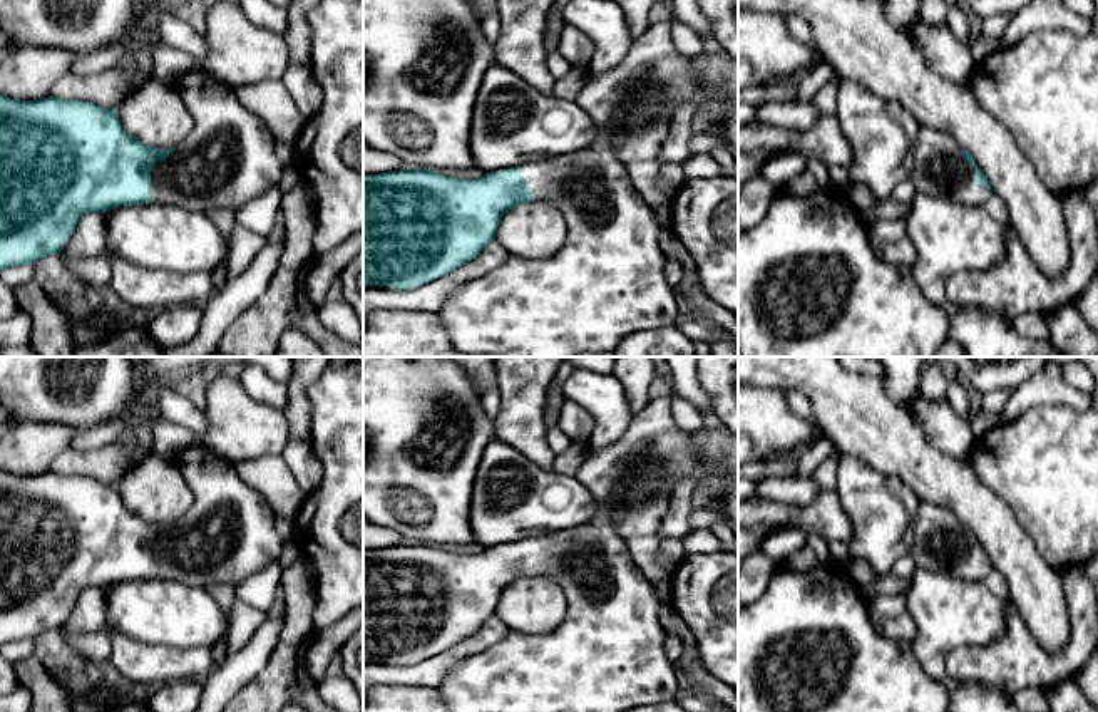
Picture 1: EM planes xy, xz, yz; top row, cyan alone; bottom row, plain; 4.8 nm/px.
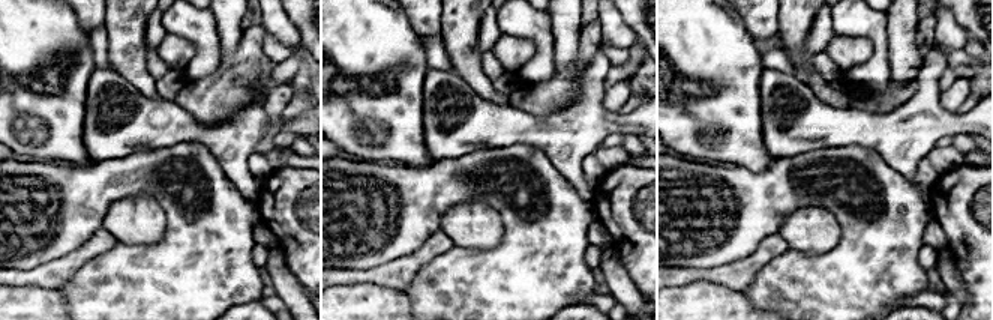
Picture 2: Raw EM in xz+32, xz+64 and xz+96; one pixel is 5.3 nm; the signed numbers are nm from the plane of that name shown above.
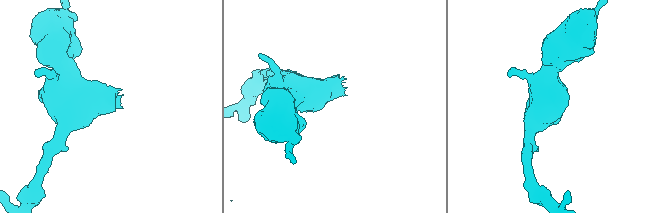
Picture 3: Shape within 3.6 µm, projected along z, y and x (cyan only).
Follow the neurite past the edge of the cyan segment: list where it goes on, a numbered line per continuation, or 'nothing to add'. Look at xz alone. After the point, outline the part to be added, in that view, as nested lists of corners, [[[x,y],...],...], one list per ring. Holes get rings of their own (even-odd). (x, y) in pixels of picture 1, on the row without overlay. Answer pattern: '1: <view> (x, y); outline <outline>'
1: xz (608, 655); outline [[[658,397],[651,399],[644,405],[644,409],[631,419],[631,424],[628,426],[626,432],[613,446],[587,452],[584,462],[576,471],[574,477],[593,494],[599,508],[598,514],[593,519],[571,529],[531,536],[522,539],[519,544],[519,548],[526,553],[526,558],[532,561],[534,575],[551,576],[561,585],[567,601],[567,613],[564,617],[562,625],[552,633],[542,635],[509,632],[509,635],[495,645],[469,657],[464,662],[459,662],[440,687],[449,712],[628,712],[639,705],[675,700],[681,694],[675,672],[676,663],[671,662],[664,653],[666,632],[663,630],[658,618],[663,601],[658,598],[653,581],[636,566],[634,560],[631,558],[624,539],[614,526],[613,513],[624,509],[628,504],[634,508],[646,506],[651,499],[654,499],[659,494],[675,494],[676,486],[685,477],[691,477],[695,482],[696,501],[720,501],[725,506],[726,518],[733,519],[738,524],[738,469],[728,462],[715,462],[708,459],[705,451],[696,449],[693,446],[693,436],[695,434],[685,432],[678,427],[671,410],[670,397]]]

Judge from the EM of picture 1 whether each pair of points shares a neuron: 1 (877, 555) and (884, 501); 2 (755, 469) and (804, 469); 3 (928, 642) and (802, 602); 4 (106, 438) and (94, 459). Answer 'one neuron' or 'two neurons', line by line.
1: one neuron
2: one neuron
3: two neurons
4: two neurons

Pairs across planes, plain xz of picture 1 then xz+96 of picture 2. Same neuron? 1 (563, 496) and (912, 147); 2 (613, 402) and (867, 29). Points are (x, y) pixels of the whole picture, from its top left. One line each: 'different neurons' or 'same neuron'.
1: same neuron
2: same neuron

